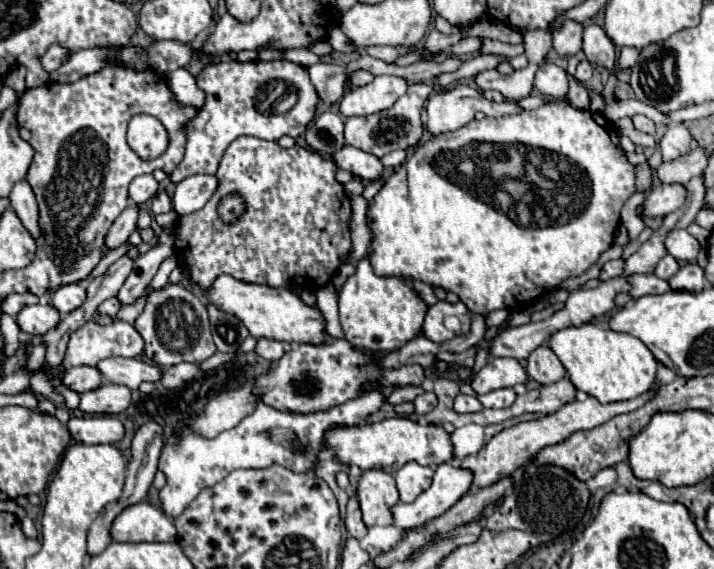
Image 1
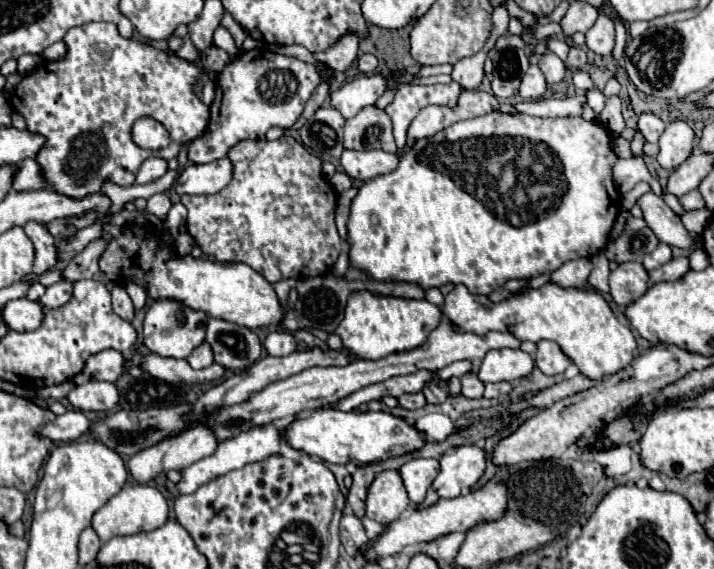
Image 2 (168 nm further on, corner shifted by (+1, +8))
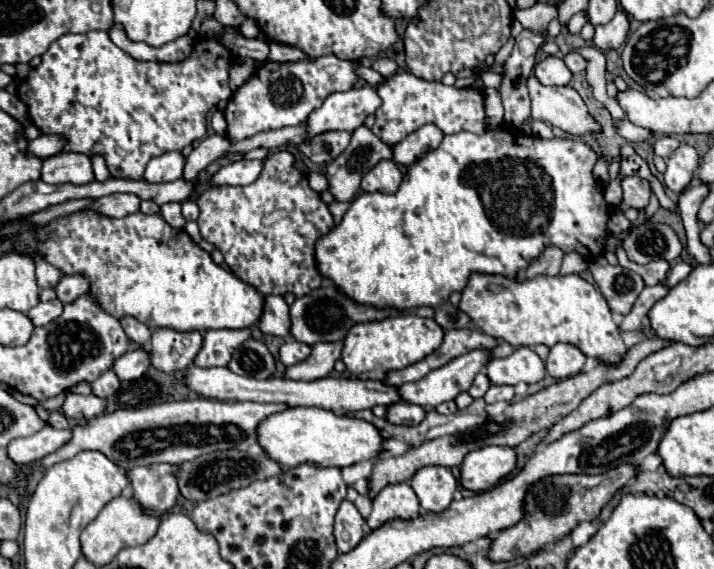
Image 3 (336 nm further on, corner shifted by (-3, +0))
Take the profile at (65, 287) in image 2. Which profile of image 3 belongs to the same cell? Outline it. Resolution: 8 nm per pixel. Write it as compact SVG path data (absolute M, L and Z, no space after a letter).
M52 300L52 302L38 302L34 308L30 308L26 314L32 320L34 326L44 326L50 320L58 318L62 314L64 304L60 300Z

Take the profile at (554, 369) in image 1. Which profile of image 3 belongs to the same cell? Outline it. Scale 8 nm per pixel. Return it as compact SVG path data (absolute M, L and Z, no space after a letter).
M556 344L550 348L550 354L546 358L546 372L556 378L556 380L564 380L566 376L576 376L582 366L586 362L586 356L570 346L570 344Z

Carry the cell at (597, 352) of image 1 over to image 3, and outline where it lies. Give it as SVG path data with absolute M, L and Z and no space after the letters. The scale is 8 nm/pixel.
M472 274L468 280L468 286L462 290L462 300L458 304L462 312L466 312L472 320L472 324L482 330L488 336L502 338L512 346L552 346L552 342L568 342L574 344L584 356L596 358L604 366L620 364L626 356L626 346L620 334L618 324L612 318L612 312L604 300L604 296L582 276L570 274L570 276L536 276L532 280L526 280L518 284L516 280L508 280L504 276L484 276L484 274Z

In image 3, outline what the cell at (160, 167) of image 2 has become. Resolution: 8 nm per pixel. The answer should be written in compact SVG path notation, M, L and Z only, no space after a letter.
M166 152L162 156L156 156L154 160L150 160L150 164L146 166L144 172L144 180L148 182L172 182L178 180L182 176L182 168L184 168L184 156L180 152Z

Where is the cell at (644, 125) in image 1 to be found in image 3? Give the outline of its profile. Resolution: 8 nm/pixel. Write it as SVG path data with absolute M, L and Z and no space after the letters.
M660 136L654 140L654 154L662 156L662 158L668 158L672 154L674 148L678 148L678 138L674 136Z

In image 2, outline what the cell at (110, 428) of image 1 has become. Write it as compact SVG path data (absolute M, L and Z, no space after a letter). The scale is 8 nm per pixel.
M68 410L62 416L56 416L52 422L48 422L46 426L42 426L42 430L38 432L42 438L52 440L54 444L58 442L74 442L80 436L84 436L88 432L90 420L76 410Z

